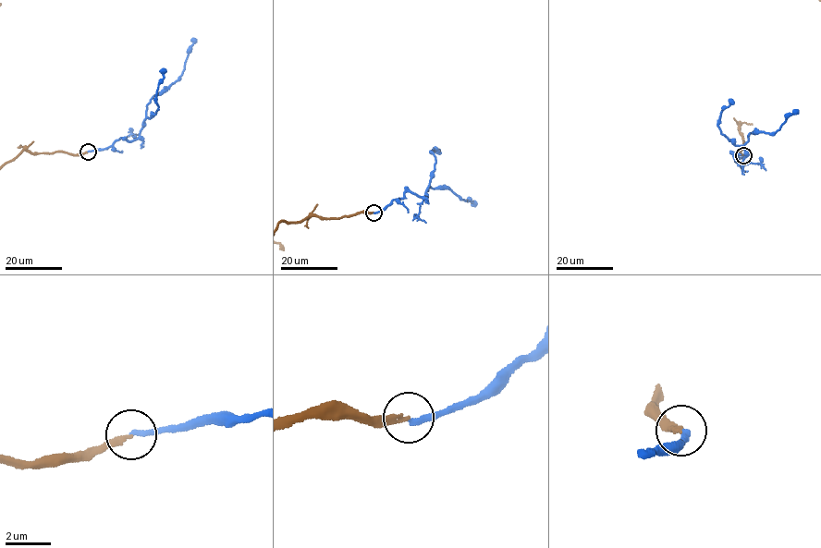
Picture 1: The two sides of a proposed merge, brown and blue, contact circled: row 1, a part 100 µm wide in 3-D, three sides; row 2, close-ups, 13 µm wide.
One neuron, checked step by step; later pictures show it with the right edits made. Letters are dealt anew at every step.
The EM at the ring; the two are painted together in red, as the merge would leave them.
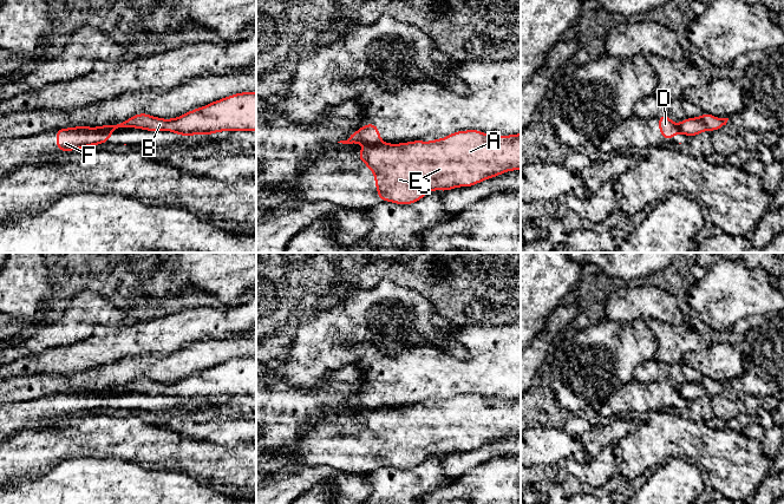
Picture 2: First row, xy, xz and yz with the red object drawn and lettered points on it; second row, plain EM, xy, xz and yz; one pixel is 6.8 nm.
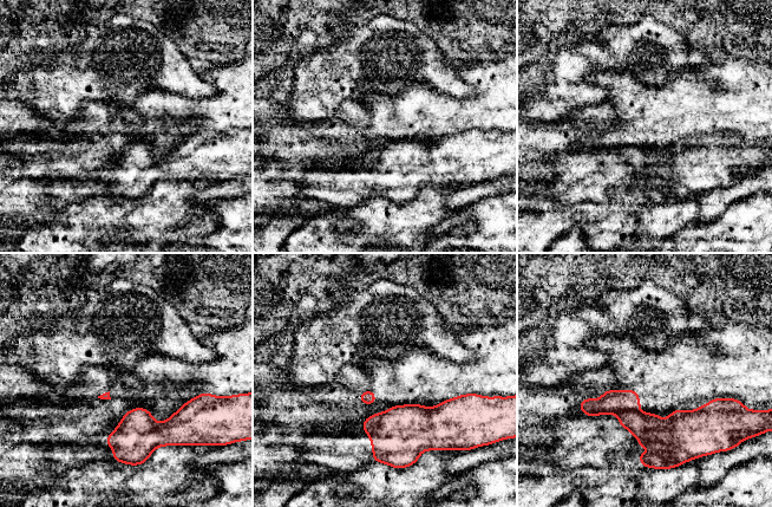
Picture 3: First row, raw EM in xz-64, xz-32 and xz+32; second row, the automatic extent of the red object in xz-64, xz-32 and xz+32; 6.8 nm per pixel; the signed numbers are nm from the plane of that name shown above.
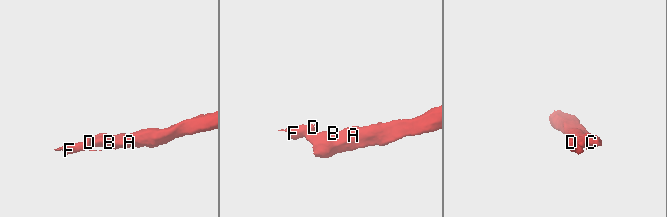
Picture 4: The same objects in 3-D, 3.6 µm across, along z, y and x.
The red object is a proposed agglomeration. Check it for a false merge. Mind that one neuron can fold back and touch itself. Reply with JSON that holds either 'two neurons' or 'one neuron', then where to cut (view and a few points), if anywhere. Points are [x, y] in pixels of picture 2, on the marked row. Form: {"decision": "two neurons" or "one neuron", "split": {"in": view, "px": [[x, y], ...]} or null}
{"decision": "two neurons", "split": {"in": "xz", "px": [[385, 143], [367, 145]]}}

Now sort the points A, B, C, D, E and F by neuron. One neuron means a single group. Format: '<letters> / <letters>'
A B C E / D F

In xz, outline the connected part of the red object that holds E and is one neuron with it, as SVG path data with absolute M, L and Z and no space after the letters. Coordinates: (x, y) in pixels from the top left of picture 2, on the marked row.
M478 130L458 131L432 142L367 145L358 153L375 176L380 201L412 204L431 190L471 186L509 170L521 170L521 133L491 136Z

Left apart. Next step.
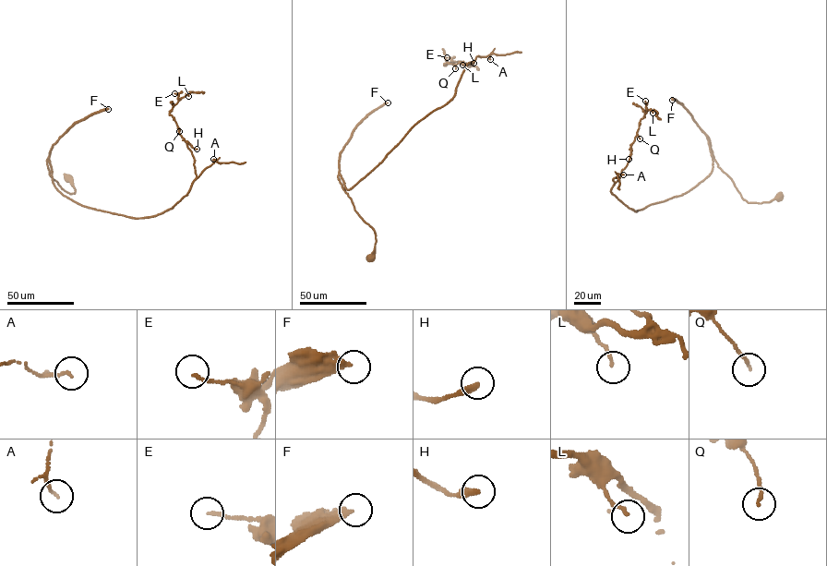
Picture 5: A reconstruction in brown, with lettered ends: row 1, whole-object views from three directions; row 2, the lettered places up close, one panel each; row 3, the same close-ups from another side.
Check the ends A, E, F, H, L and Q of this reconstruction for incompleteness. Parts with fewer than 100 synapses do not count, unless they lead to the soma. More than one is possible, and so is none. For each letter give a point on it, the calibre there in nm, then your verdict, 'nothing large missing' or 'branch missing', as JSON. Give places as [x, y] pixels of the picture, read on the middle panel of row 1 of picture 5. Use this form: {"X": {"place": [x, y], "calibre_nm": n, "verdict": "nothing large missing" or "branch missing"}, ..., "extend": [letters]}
{"A": {"place": [490, 59], "calibre_nm": 120, "verdict": "nothing large missing"}, "E": {"place": [447, 57], "calibre_nm": 140, "verdict": "nothing large missing"}, "F": {"place": [388, 102], "calibre_nm": 300, "verdict": "branch missing"}, "H": {"place": [473, 63], "calibre_nm": 300, "verdict": "nothing large missing"}, "L": {"place": [462, 65], "calibre_nm": 140, "verdict": "nothing large missing"}, "Q": {"place": [455, 68], "calibre_nm": 130, "verdict": "nothing large missing"}, "extend": ["F"]}

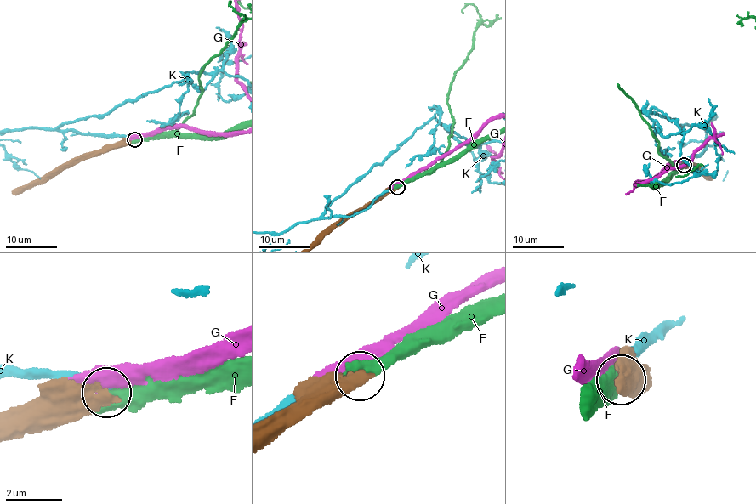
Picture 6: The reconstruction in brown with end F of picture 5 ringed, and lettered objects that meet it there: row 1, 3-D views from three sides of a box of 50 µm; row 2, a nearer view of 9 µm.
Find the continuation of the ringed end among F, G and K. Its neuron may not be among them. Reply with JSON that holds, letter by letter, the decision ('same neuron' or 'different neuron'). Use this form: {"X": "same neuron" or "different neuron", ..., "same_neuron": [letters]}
{"F": "same neuron", "G": "different neuron", "K": "different neuron", "same_neuron": ["F"]}

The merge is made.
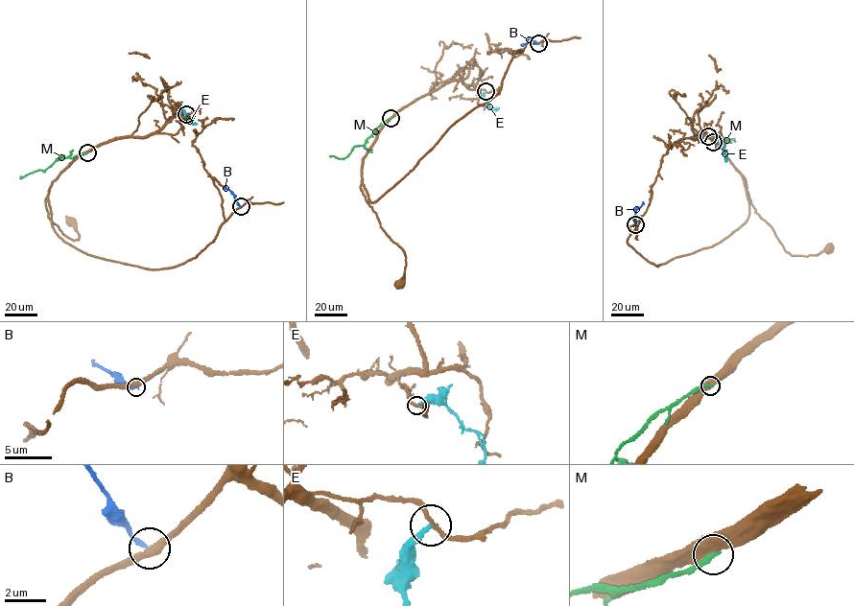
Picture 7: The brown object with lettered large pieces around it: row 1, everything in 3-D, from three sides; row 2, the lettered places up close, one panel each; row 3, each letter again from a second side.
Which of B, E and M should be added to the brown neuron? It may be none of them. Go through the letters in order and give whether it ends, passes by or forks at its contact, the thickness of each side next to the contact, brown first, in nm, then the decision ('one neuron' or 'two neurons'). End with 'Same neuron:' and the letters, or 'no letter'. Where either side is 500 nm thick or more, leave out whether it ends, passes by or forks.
B: it ends there; 380 nm thick on the brown side, 190 nm on the other; two neurons
E: it ends there; 200 nm thick on the brown side, 200 nm on the other; two neurons
M: 550 nm thick on the brown side, 240 nm on the other; two neurons
Same neuron: no letter

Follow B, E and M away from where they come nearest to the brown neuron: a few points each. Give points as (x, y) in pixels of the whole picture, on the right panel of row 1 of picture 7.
B: (636, 225), (635, 210), (643, 203)
E: (712, 142), (723, 147), (724, 161)
M: (708, 136), (725, 138), (722, 141), (730, 142), (723, 140)

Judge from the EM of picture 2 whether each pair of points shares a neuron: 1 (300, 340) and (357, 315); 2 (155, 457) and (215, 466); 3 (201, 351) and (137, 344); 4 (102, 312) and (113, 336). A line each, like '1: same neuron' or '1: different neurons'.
1: same neuron
2: same neuron
3: different neurons
4: different neurons

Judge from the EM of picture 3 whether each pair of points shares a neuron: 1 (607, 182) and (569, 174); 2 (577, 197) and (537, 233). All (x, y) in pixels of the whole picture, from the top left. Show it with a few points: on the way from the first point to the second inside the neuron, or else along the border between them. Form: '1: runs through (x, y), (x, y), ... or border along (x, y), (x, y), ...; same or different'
1: runs through (597, 176), (578, 176); same
2: border along (543, 196), (566, 203), (580, 203); different

